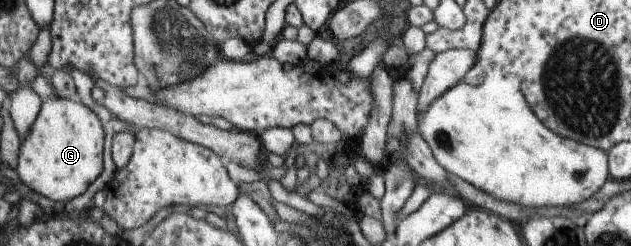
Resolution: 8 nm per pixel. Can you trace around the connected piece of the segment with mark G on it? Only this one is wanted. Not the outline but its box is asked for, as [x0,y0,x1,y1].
[16,97,106,203]

